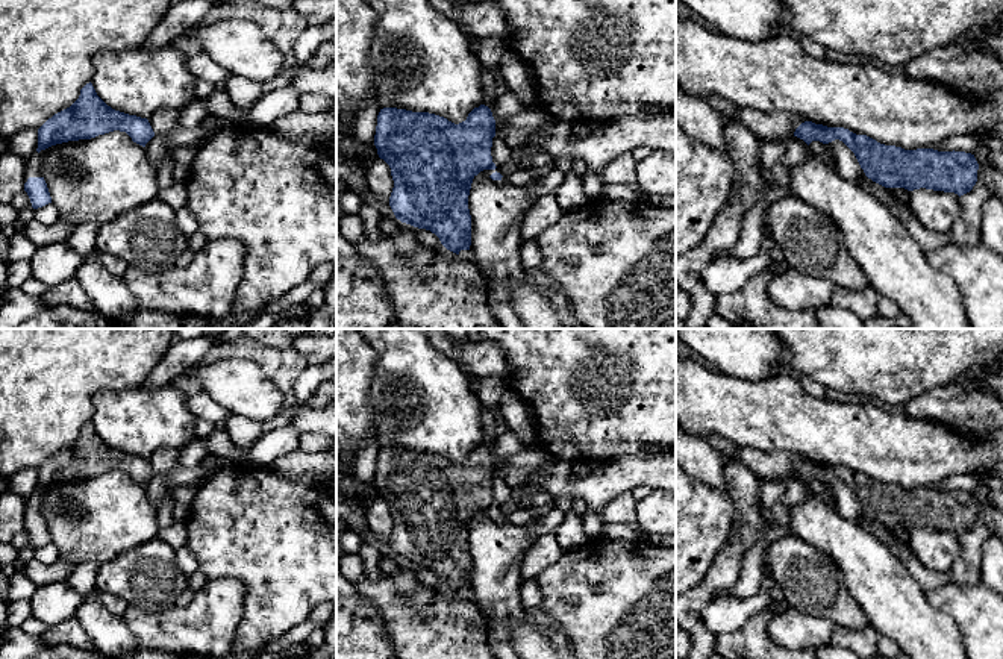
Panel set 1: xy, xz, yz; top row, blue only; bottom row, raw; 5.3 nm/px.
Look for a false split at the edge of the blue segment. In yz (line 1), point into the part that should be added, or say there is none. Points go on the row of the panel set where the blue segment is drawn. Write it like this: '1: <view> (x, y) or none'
1: none

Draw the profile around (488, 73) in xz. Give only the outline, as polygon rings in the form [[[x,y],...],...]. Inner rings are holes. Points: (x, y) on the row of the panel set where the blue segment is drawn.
[[[482,64],[482,91],[483,91],[483,105],[492,109],[497,103],[495,92],[495,76],[498,74],[497,68]]]

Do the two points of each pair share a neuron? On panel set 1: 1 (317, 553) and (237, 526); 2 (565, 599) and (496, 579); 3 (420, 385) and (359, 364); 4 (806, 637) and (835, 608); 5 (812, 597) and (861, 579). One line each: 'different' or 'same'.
1: same
2: different
3: different
4: different
5: different

